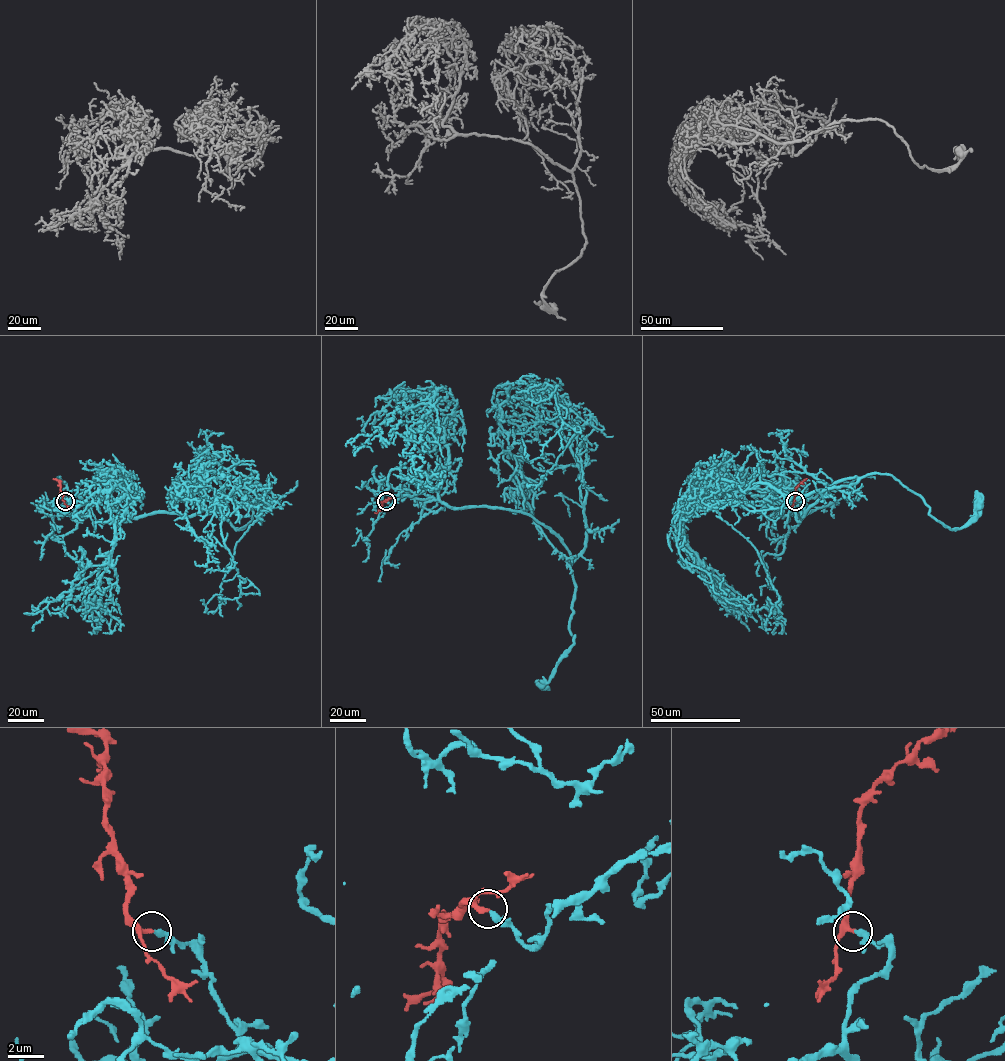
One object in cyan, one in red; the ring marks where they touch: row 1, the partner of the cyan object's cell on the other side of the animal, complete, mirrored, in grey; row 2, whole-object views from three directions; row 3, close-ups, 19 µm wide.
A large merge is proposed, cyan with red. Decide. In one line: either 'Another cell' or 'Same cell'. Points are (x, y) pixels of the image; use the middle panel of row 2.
Same cell

